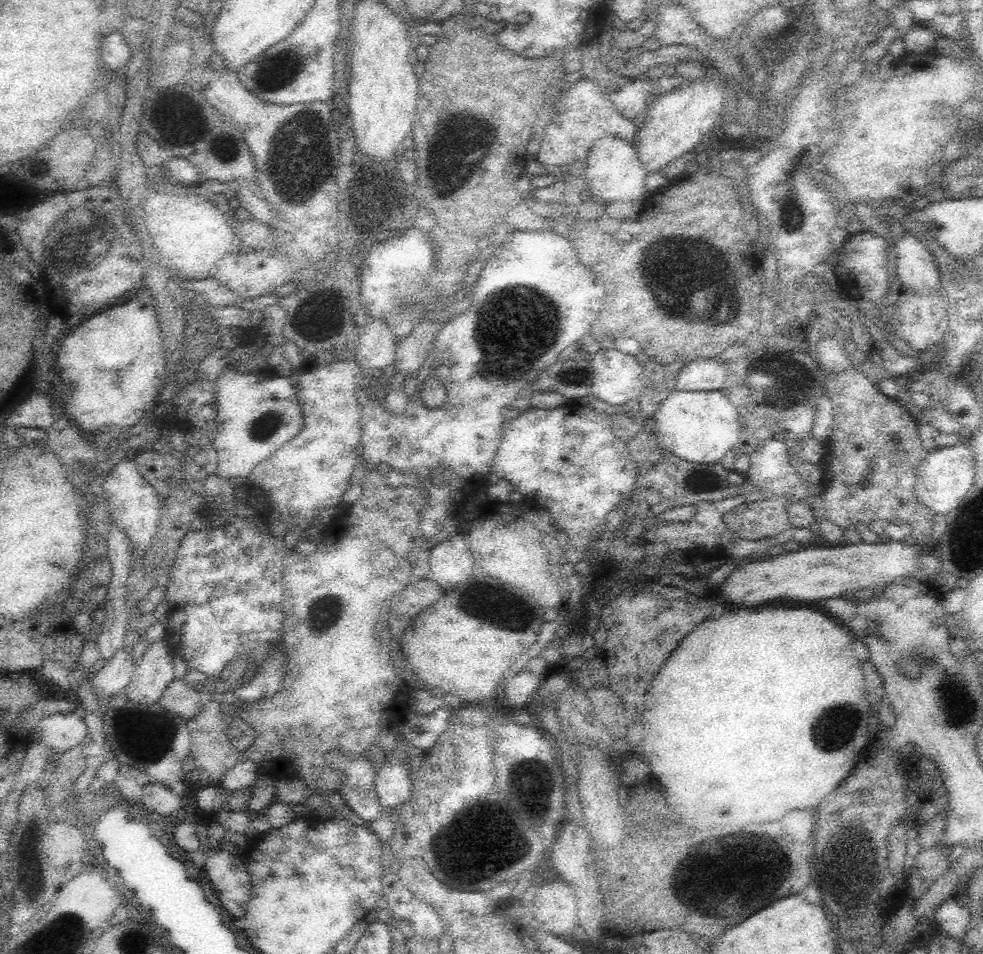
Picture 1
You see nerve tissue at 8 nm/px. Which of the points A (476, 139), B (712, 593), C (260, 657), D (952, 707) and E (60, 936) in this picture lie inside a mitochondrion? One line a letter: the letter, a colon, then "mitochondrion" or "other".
A: mitochondrion
B: other
C: other
D: mitochondrion
E: mitochondrion

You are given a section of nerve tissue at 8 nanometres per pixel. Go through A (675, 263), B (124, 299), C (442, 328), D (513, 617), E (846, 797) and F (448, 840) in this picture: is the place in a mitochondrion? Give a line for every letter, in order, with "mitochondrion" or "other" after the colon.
A: mitochondrion
B: other
C: other
D: mitochondrion
E: other
F: mitochondrion

